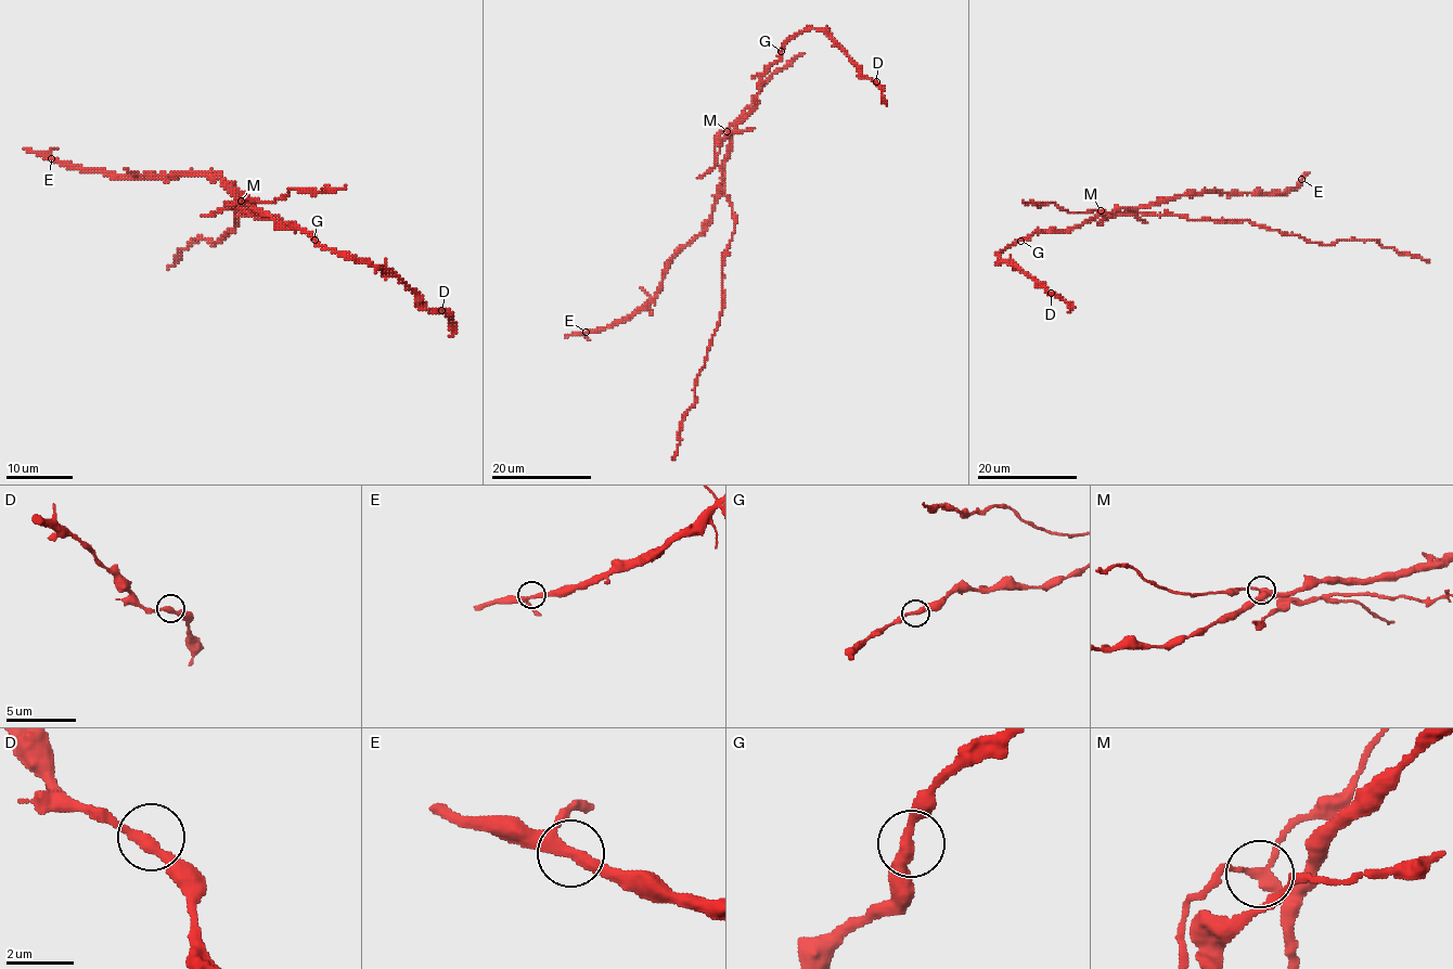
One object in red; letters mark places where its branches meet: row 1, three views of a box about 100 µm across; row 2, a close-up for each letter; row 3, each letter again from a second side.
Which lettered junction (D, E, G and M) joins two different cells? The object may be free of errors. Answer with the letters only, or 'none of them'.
M

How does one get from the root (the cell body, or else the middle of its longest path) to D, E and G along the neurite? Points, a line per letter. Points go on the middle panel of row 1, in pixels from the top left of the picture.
D: (718, 162), (719, 133), (731, 132), (755, 106), (761, 75), (796, 35), (823, 30), (876, 81)
E: (718, 162), (723, 130), (731, 149), (711, 221), (671, 259), (656, 293), (630, 315), (586, 332)
G: (718, 162), (719, 133), (722, 130), (731, 132), (755, 106), (761, 75), (779, 59), (781, 51)

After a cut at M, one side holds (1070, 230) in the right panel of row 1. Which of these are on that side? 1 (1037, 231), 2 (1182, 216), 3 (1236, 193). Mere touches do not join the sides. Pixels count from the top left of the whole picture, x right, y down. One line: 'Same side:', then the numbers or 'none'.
Same side: 1, 3

